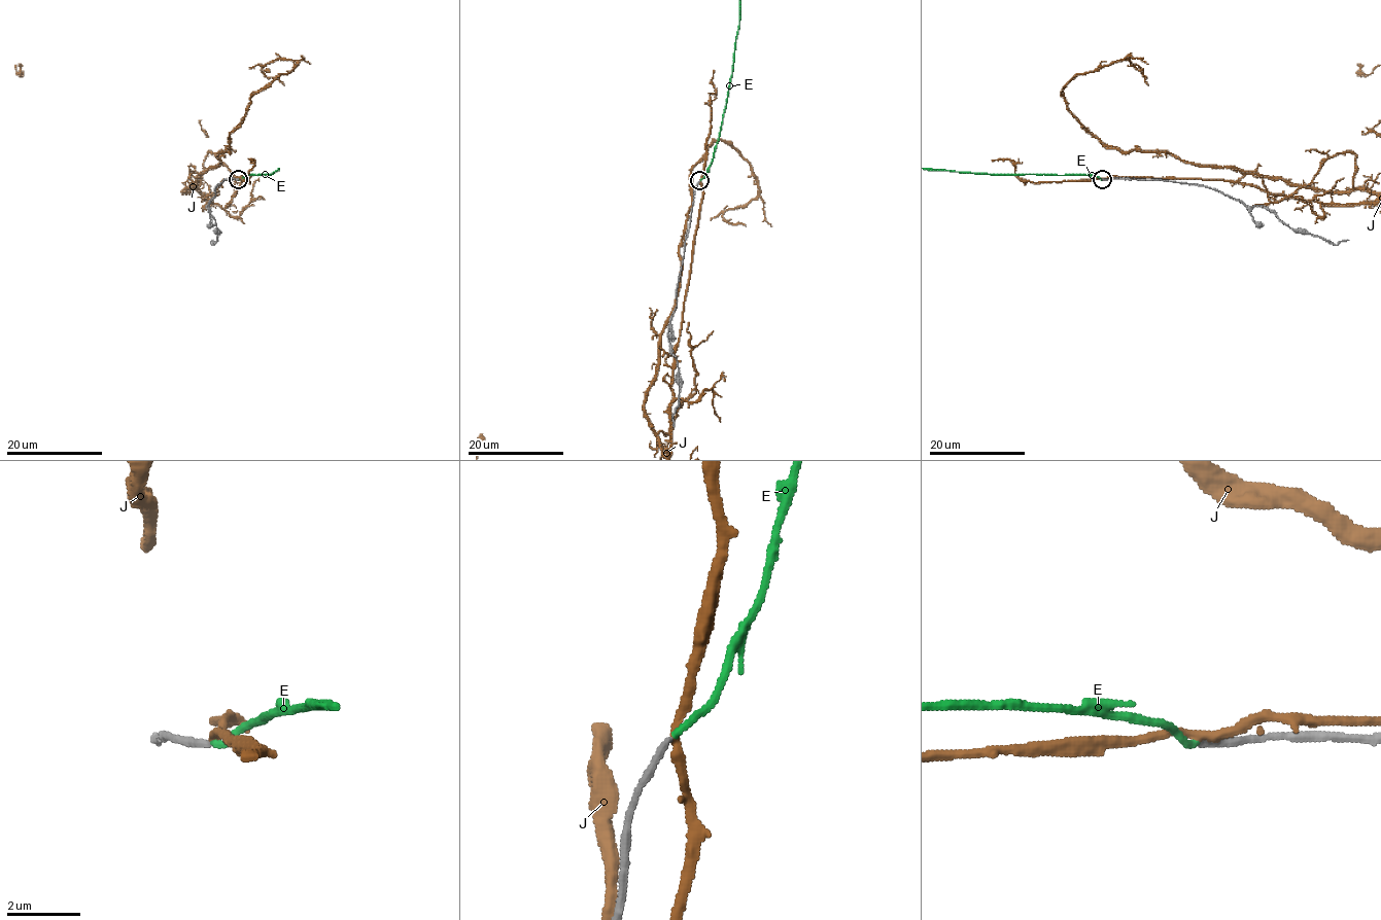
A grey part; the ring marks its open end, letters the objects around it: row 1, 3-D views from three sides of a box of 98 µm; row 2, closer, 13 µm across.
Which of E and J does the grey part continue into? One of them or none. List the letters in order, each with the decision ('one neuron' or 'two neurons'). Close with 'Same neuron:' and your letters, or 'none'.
E: one neuron
J: two neurons
Same neuron: E

